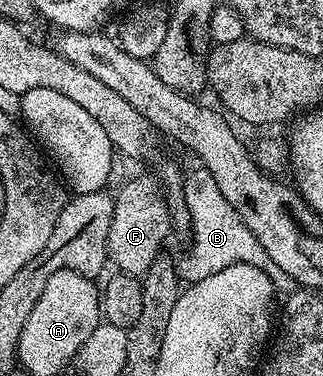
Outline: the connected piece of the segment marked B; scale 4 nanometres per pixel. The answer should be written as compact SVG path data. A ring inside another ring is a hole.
M196 166L192 173L189 171L185 175L184 197L190 210L192 249L185 254L184 261L182 259L179 261L178 271L181 281L197 284L202 278L210 278L210 274L218 274L218 270L226 270L226 266L249 264L258 266L258 270L262 270L266 278L270 278L272 287L277 293L291 294L297 291L298 285L294 282L294 278L290 278L290 274L286 274L286 270L281 270L274 263L274 258L270 258L270 254L262 250L262 242L258 242L258 238L250 234L250 226L246 226L246 222L242 222L234 206L230 206L230 202L222 198L218 182L214 182L212 175L203 166Z

